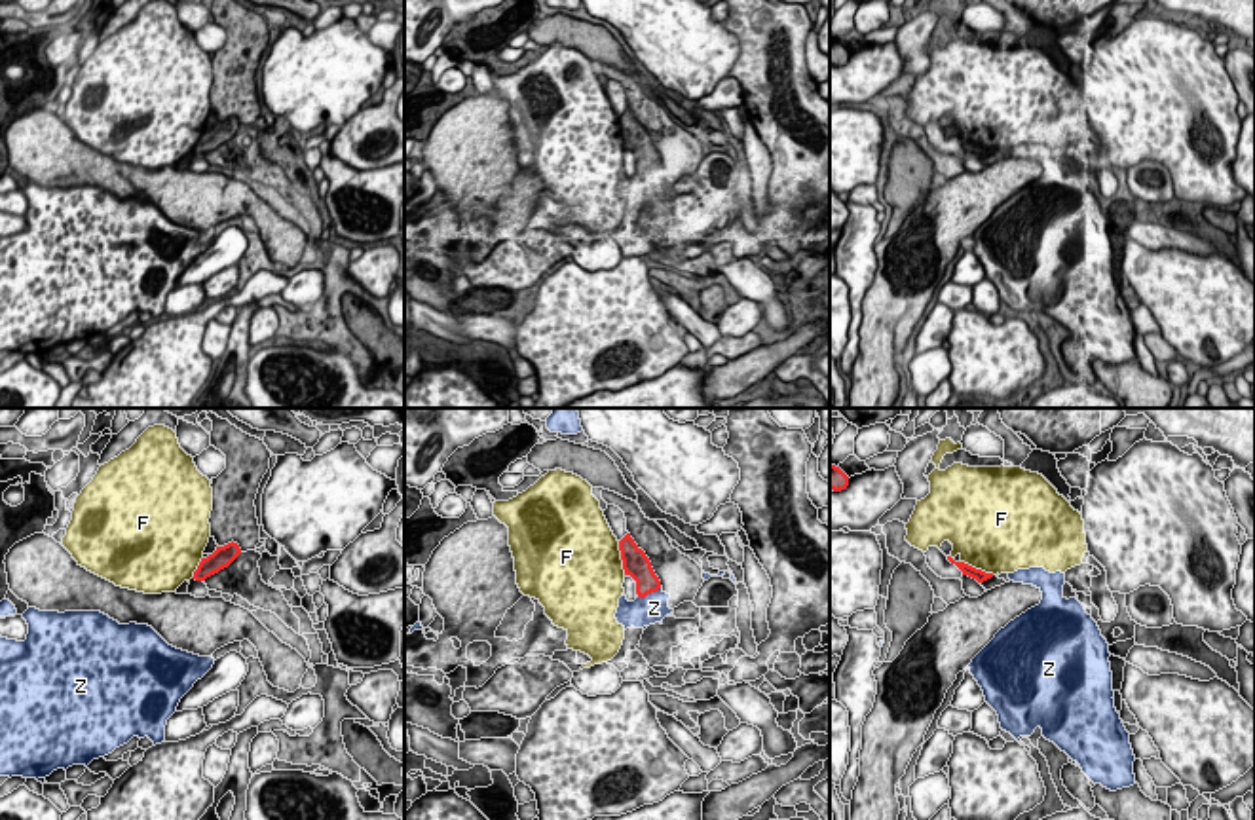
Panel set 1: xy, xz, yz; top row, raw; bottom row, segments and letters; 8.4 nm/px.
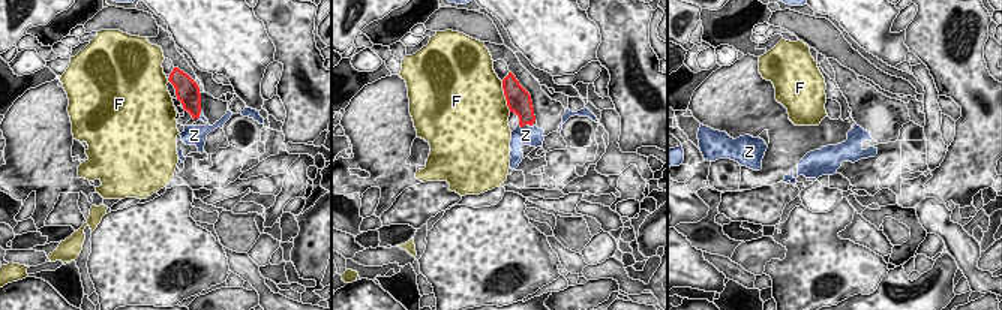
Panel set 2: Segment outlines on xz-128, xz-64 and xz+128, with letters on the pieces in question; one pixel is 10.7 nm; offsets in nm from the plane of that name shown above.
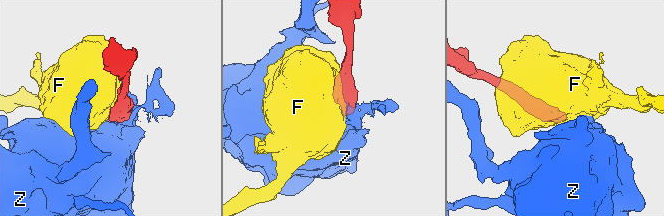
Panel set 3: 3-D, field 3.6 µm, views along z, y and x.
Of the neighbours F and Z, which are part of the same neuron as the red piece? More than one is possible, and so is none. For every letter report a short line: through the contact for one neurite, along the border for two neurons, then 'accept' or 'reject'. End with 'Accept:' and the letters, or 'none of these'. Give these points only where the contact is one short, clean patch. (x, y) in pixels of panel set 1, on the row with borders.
F: yz (959, 560), (993, 574) | reject
Z: reject
Accept: none of these

